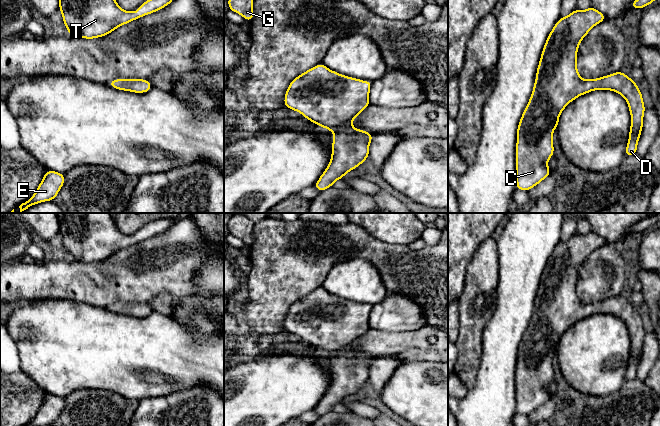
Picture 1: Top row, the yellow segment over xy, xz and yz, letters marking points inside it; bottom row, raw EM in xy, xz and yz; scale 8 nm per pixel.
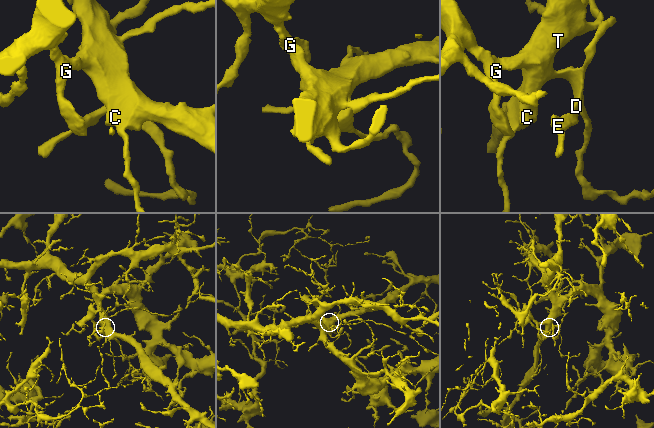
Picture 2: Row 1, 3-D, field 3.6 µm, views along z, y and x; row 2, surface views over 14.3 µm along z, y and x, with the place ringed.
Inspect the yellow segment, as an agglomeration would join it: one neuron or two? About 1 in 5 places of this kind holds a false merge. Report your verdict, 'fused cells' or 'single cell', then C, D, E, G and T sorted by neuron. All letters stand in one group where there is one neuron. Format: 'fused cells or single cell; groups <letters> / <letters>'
single cell; groups C D E G T

